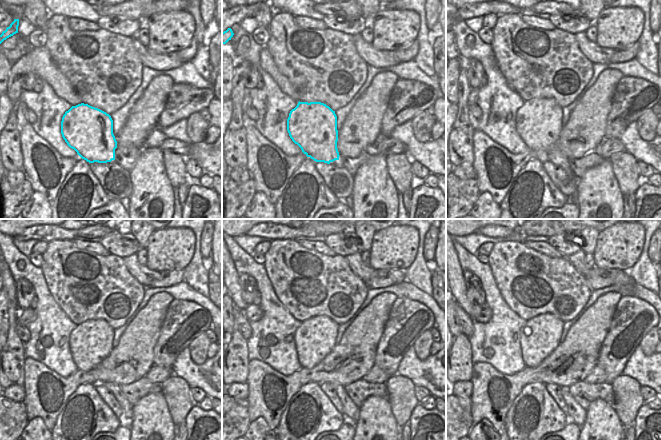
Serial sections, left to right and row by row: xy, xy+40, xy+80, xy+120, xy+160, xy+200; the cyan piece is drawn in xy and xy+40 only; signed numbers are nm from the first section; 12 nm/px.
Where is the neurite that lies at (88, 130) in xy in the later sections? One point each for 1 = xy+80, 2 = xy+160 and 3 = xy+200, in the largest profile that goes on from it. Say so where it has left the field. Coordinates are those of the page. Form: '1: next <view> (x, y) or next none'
1: next xy+80 (538, 122)
2: next xy+160 (315, 338)
3: next xy+200 (540, 336)

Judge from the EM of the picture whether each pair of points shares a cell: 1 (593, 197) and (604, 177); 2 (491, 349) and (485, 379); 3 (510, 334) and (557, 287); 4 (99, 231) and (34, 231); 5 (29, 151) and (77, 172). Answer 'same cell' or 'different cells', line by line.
1: same cell
2: different cells
3: different cells
4: same cell
5: different cells

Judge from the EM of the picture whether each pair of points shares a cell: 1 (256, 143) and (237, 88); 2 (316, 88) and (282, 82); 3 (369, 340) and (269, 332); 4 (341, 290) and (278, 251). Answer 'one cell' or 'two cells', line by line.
1: two cells
2: two cells
3: two cells
4: one cell

